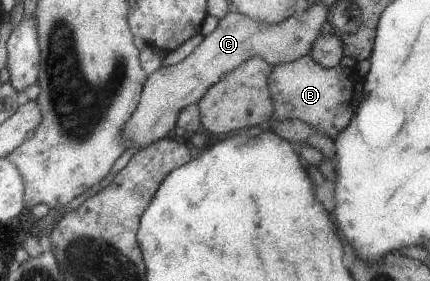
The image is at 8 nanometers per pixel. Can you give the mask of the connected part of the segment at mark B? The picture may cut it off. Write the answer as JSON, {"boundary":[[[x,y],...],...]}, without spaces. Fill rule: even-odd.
{"boundary":[[[309,54],[300,56],[290,63],[279,63],[273,66],[269,74],[268,89],[273,102],[274,112],[271,120],[283,121],[287,118],[298,118],[319,133],[333,138],[337,137],[351,120],[355,110],[355,96],[335,96],[333,90],[351,90],[351,82],[347,78],[347,71],[337,63],[333,70],[323,70]]]}

